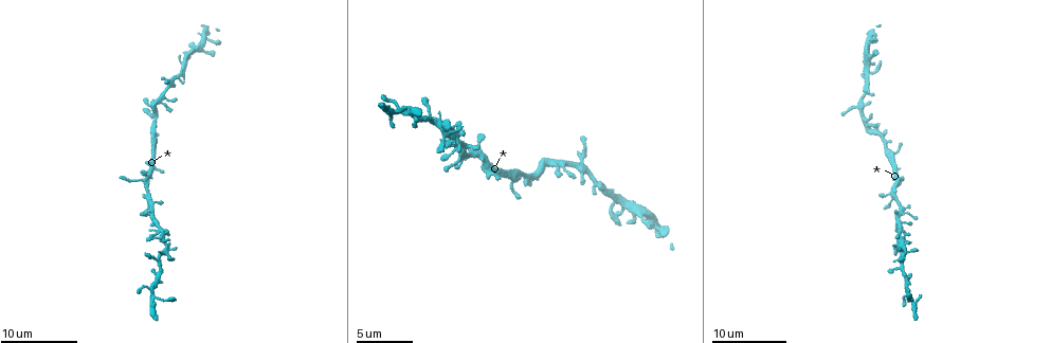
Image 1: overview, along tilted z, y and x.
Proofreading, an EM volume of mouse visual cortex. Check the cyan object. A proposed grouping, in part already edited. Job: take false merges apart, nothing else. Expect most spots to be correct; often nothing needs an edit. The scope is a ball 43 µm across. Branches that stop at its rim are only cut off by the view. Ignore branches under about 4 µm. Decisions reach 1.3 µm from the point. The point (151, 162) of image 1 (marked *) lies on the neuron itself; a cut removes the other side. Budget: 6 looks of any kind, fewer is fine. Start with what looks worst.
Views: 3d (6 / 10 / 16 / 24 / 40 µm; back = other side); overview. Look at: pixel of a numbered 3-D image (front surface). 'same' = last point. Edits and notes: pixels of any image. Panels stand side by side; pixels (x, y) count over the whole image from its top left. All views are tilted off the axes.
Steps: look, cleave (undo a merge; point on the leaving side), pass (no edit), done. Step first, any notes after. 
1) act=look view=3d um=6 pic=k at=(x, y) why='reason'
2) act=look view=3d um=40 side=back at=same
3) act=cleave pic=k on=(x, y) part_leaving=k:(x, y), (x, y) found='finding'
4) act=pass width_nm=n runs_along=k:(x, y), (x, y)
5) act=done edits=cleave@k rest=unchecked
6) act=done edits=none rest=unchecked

act=look view=3d um=10 pic=1 at=(158, 226)

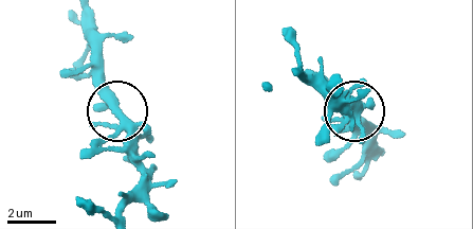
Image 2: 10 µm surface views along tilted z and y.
act=look view=3d um=6 pic=2 at=(116, 111) why='closer look'

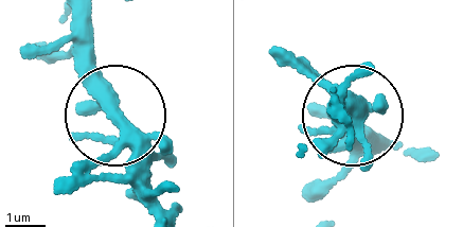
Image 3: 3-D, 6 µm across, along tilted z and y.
act=pass arms=3 found='one neuron here'

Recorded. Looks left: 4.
act=look view=3d um=6 pic=1 at=(902, 268) why='a narrow waist'

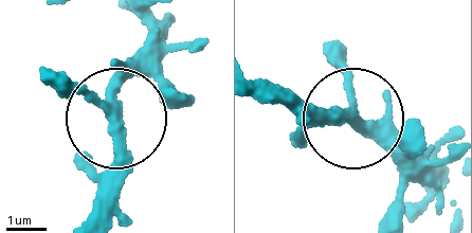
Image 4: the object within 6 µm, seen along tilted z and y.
act=look view=3d um=6 side=back pic=4 at=(113, 107)

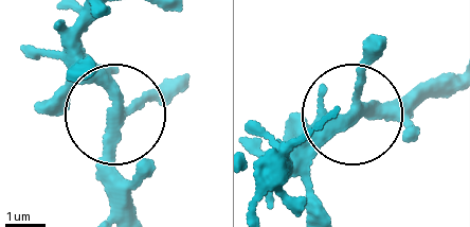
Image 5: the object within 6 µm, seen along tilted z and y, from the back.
act=pass found='all the same neuron'

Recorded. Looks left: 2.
act=look view=3d um=16 pic=1 at=(590, 172) why='a narrow waist'

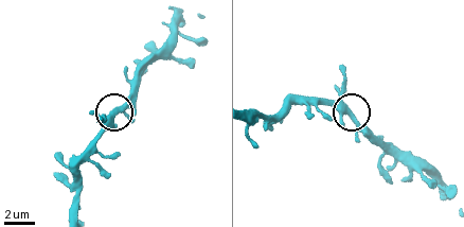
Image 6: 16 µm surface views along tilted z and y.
act=pass found='one neuron here'

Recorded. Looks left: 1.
act=done edits=none rest=unchecked

